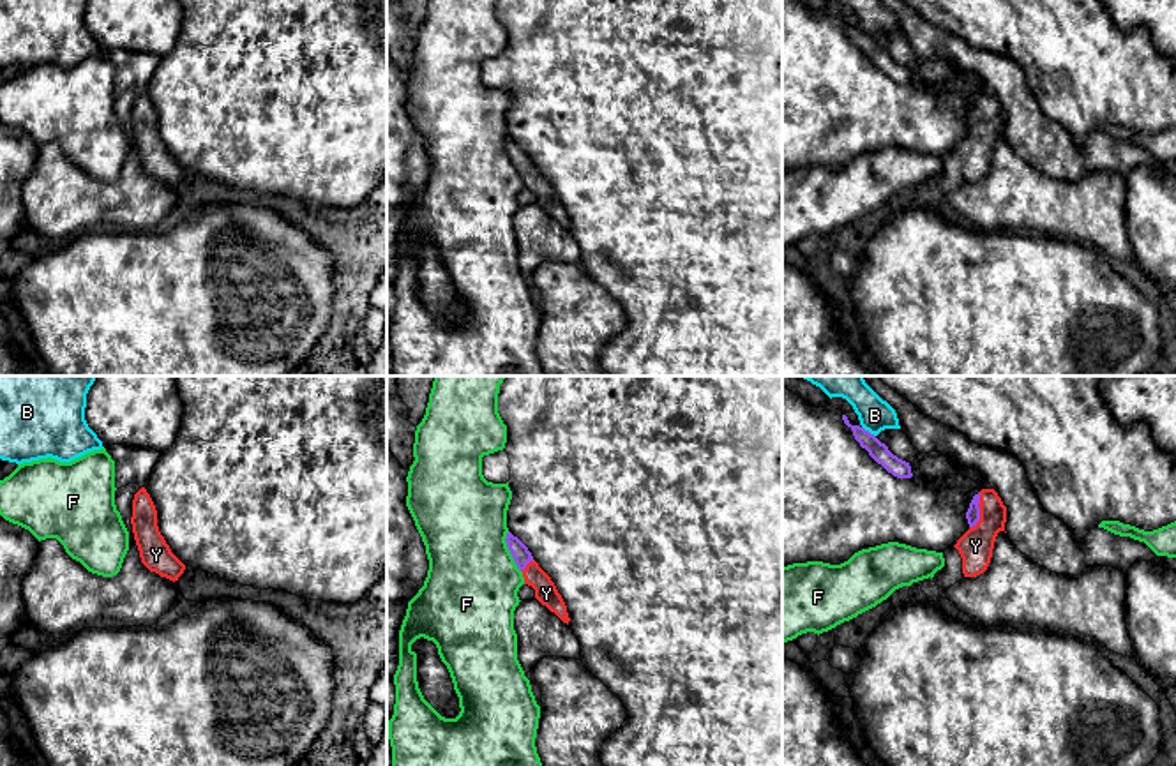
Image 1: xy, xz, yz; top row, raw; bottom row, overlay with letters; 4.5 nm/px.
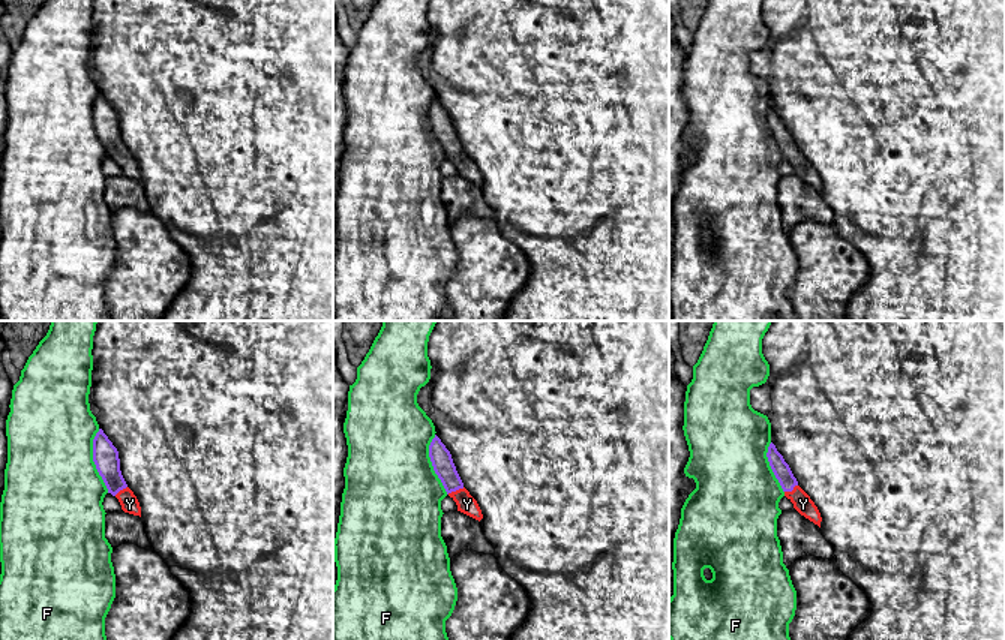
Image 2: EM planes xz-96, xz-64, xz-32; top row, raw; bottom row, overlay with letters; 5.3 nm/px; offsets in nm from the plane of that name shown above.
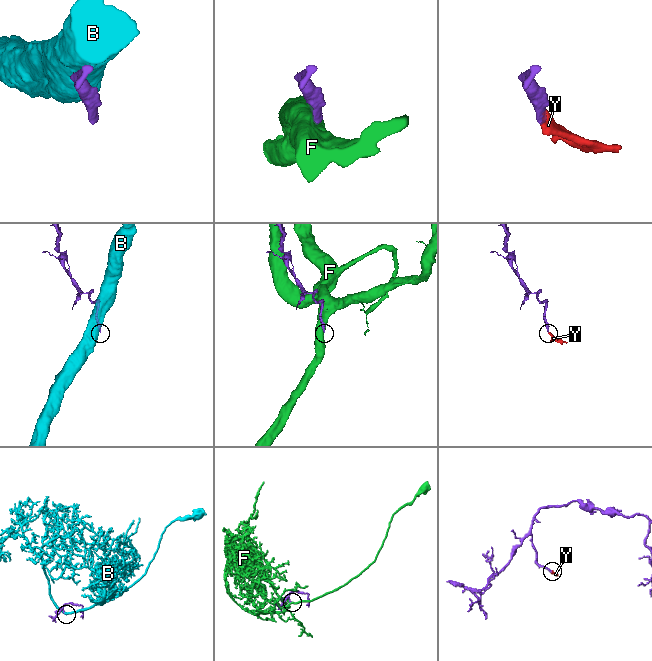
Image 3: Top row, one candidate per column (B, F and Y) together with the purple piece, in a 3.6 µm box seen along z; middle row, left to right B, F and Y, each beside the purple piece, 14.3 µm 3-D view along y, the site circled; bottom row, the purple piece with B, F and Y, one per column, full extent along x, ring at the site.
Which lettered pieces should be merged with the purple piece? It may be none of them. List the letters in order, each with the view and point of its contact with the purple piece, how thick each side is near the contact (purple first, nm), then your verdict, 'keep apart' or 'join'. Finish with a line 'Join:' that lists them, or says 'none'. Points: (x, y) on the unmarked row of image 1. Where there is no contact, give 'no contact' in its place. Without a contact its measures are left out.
B: yz (867, 36) | 90/150 nm | keep apart
F: xz (509, 154) | 80/420 nm | keep apart
Y: yz (979, 115) | 60/160 nm | join
Join: Y

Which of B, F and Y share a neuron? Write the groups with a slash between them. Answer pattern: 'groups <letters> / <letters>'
groups B / F / Y

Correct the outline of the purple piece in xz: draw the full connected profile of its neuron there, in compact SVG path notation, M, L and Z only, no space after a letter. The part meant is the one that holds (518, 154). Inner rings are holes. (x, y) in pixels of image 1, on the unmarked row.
M510 136L507 138L505 146L517 173L523 176L524 189L535 194L535 203L569 229L570 222L562 199L551 182L533 164L528 152Z

